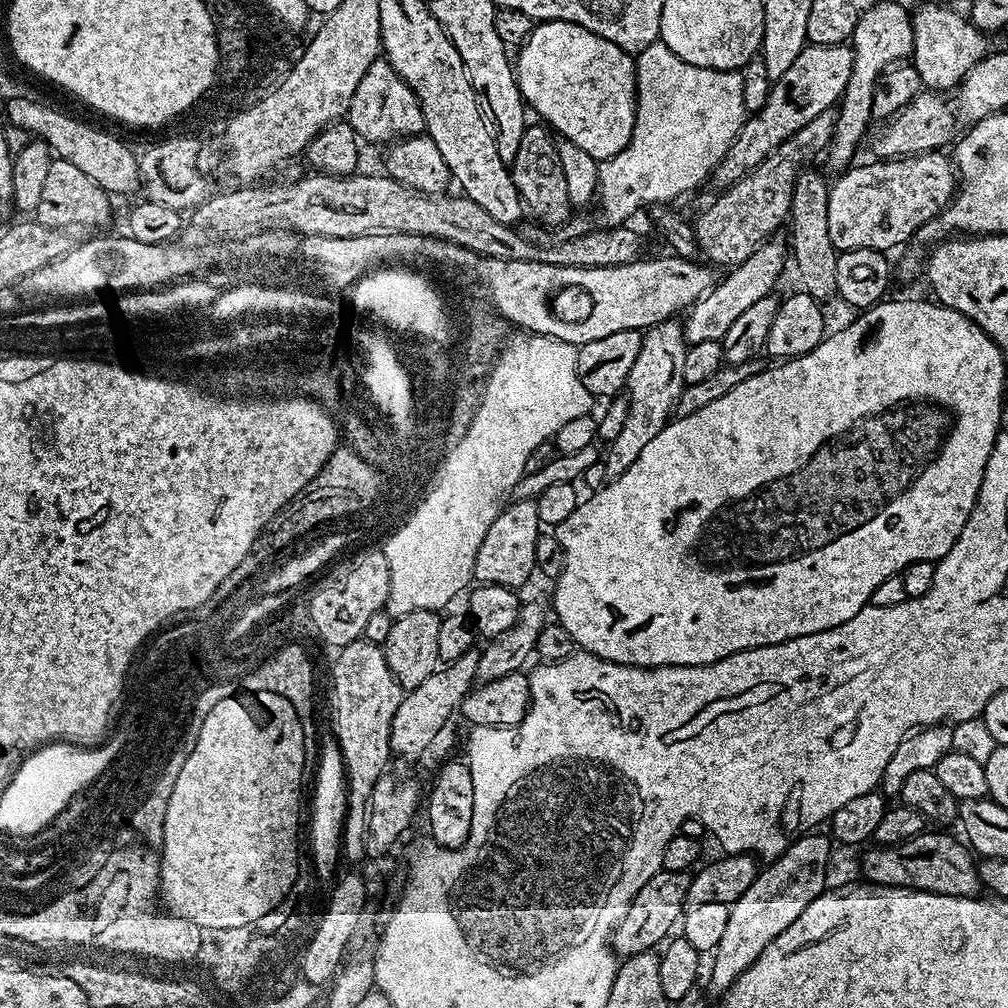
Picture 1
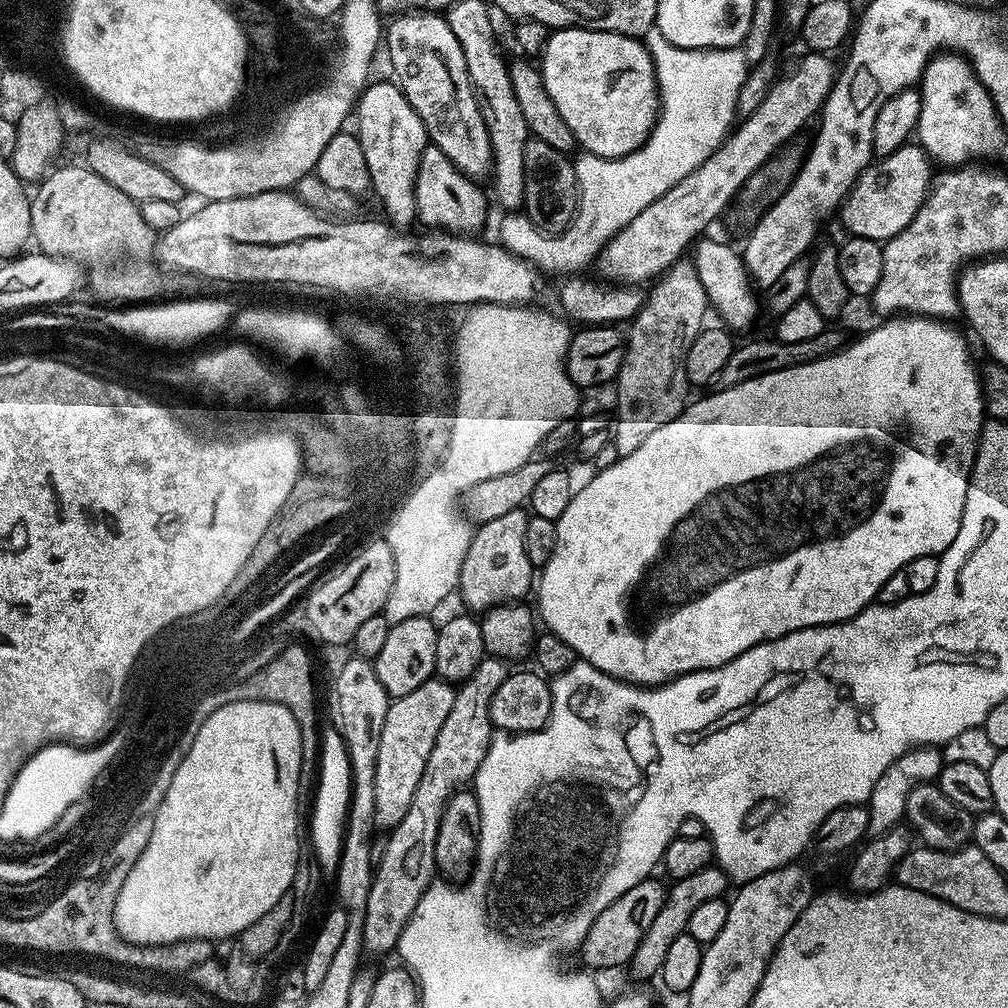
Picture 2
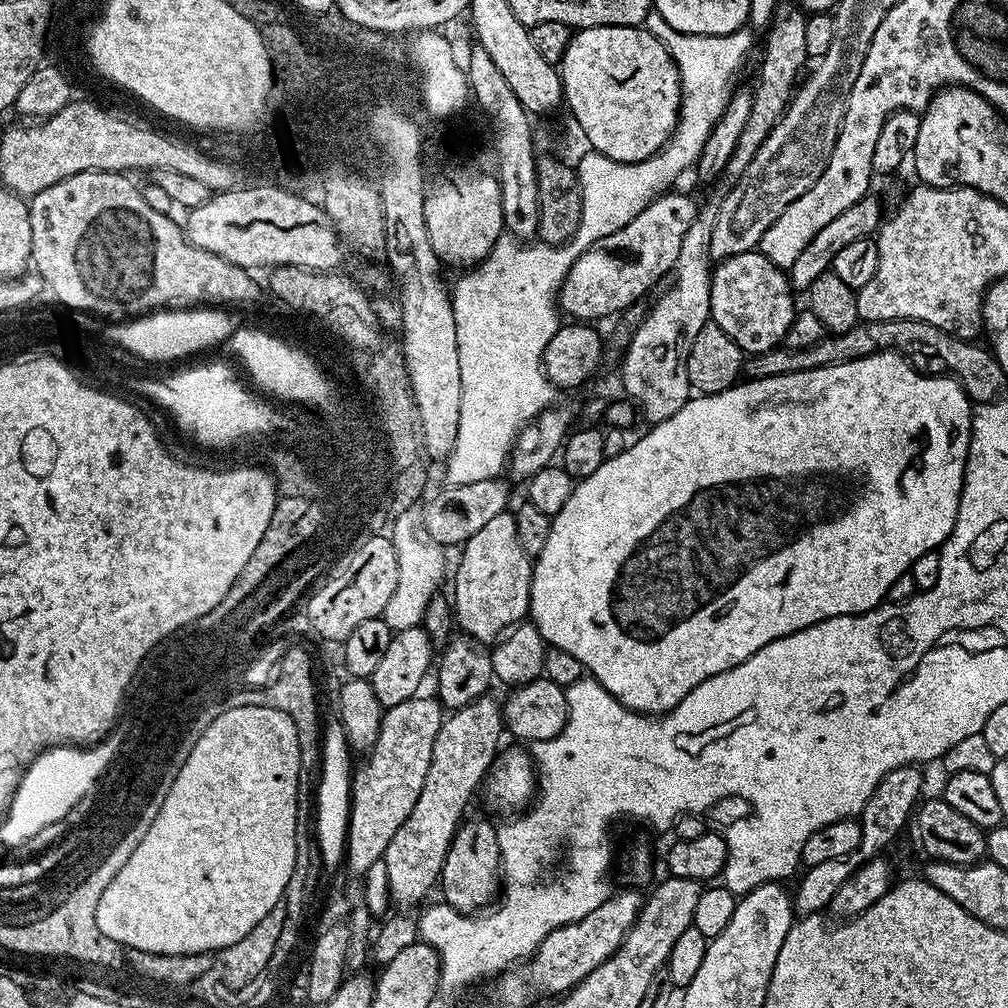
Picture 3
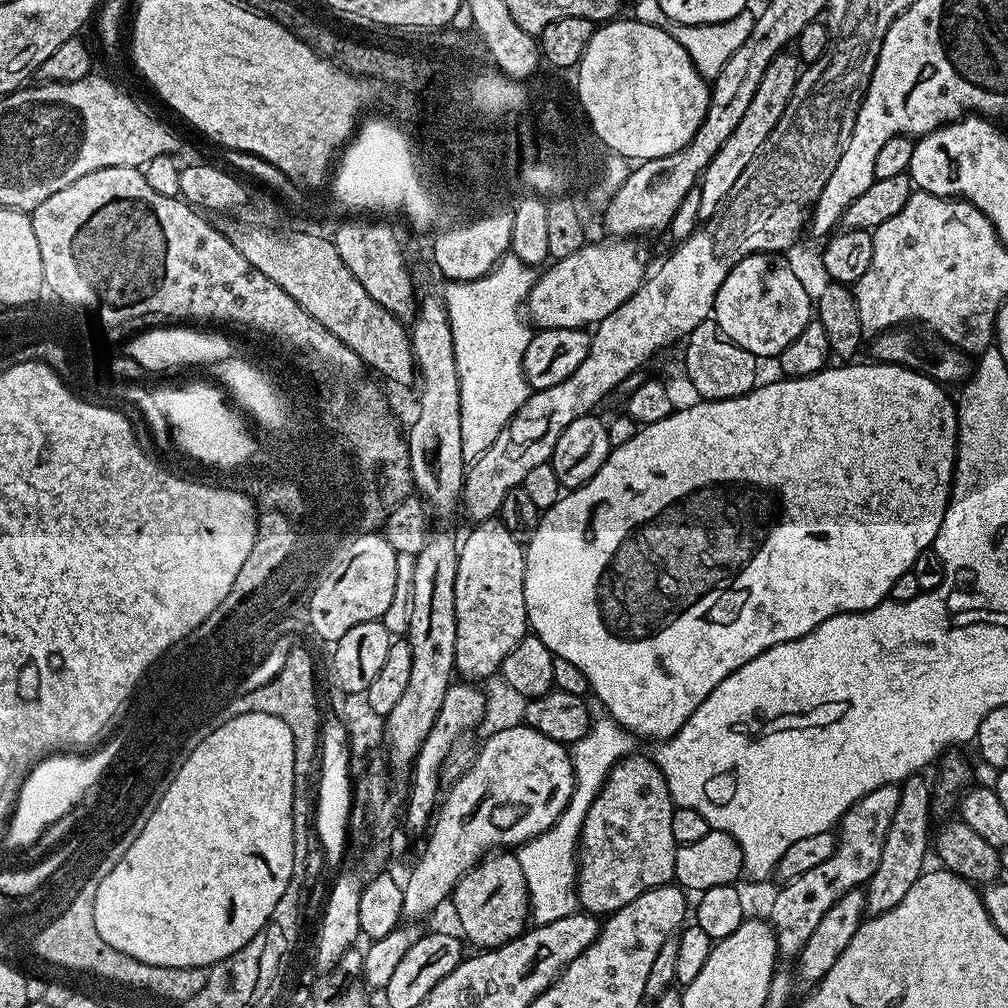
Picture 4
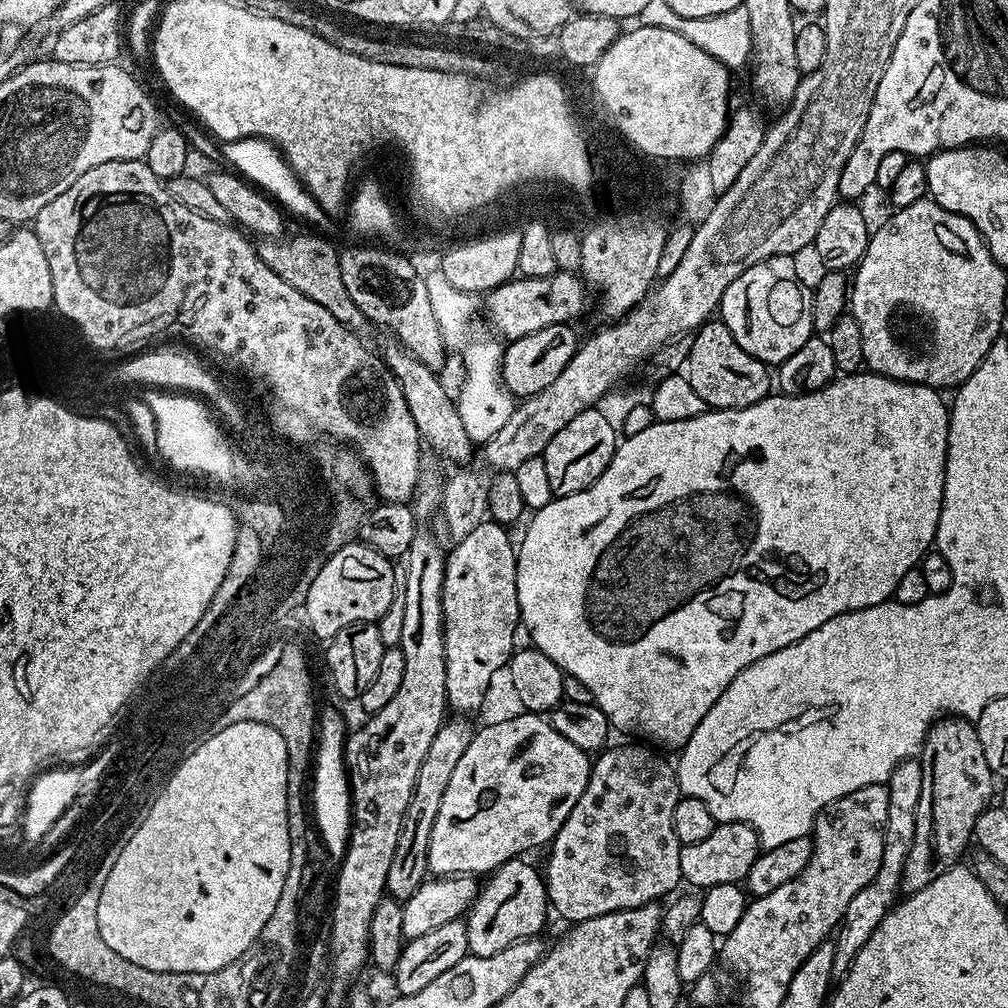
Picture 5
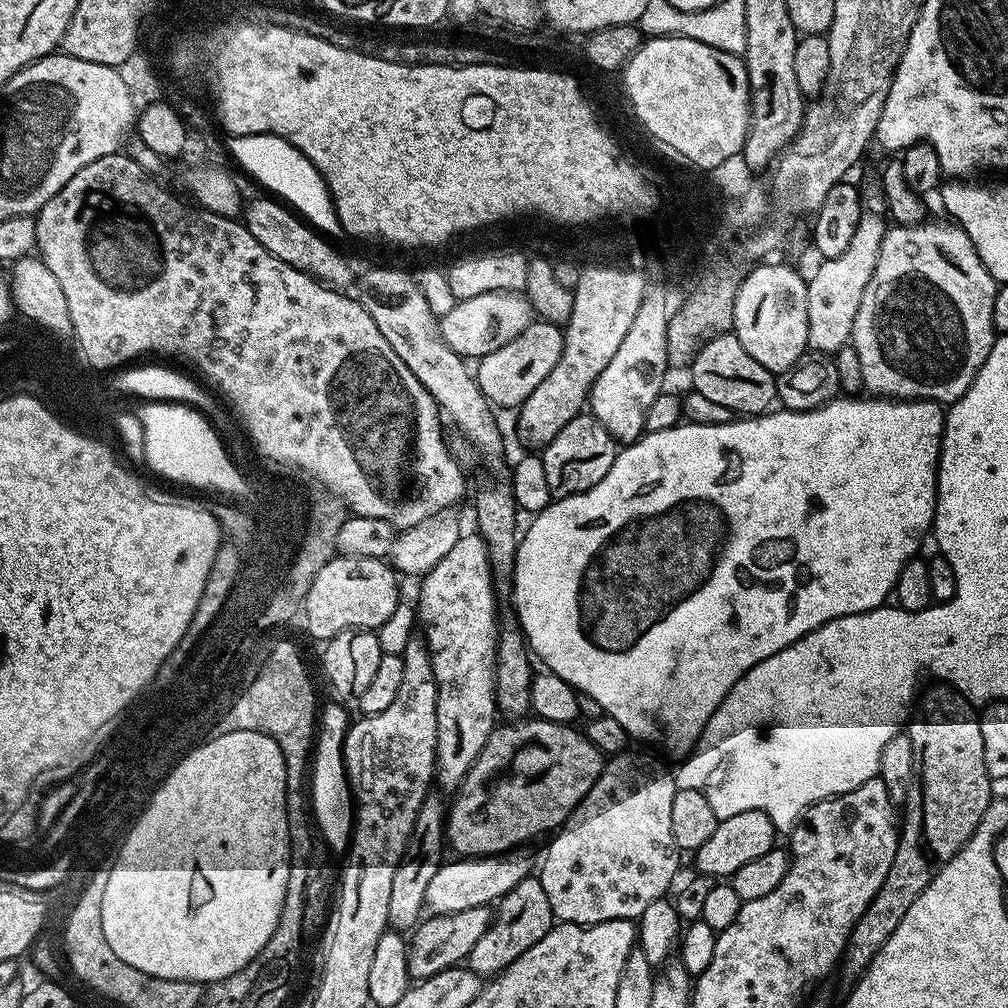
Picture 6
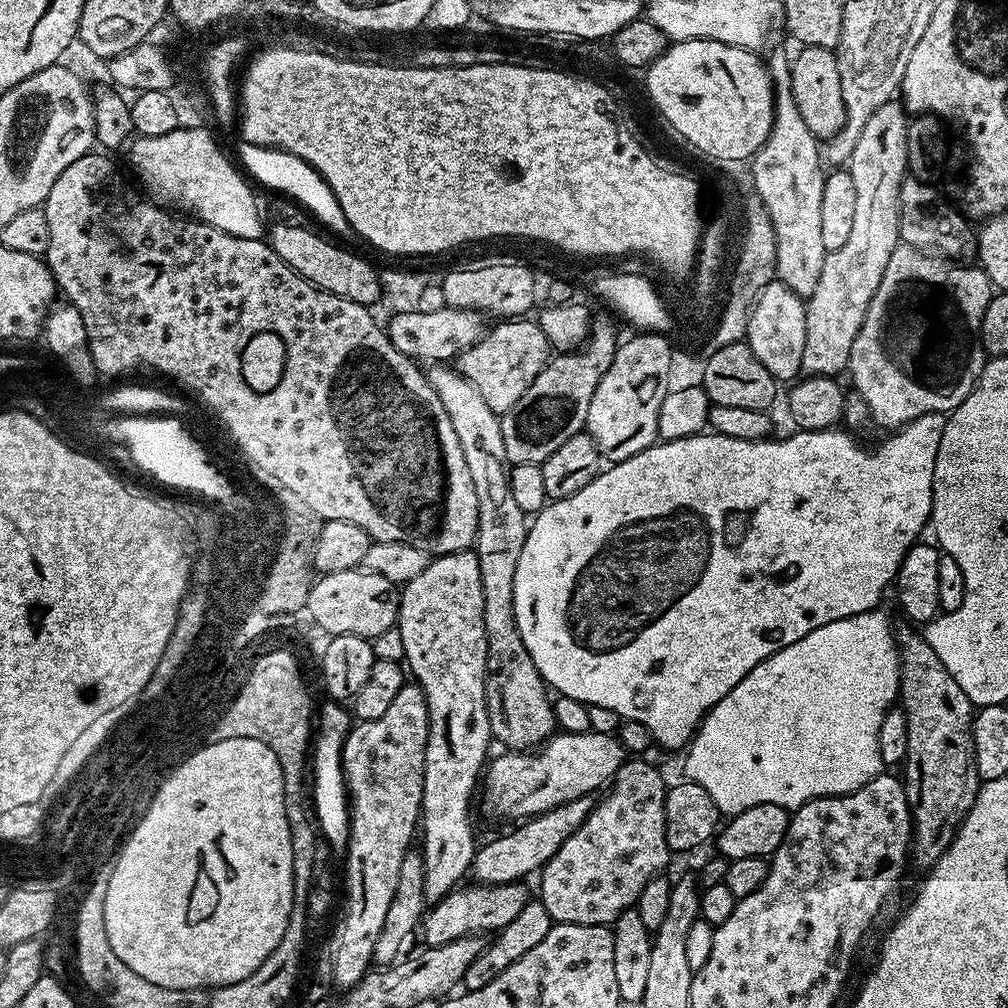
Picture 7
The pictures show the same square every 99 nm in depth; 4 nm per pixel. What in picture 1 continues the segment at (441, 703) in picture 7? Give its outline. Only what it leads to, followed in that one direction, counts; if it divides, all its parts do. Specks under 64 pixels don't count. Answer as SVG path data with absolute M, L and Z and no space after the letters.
M512 500L509 505L509 508L508 505L501 507L490 530L486 530L486 538L478 546L472 575L481 584L501 584L520 590L536 572L534 546L538 546L542 525L535 500Z

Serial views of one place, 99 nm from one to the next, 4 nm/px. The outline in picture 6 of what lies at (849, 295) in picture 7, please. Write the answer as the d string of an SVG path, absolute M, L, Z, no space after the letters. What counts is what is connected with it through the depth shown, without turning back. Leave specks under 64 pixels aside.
M872 210L865 211L846 251L838 254L838 258L823 259L818 274L807 280L808 346L813 353L835 354L852 339L854 314L858 314L858 302L862 302L866 282L870 282L870 274L874 274L874 266L878 264L878 254L886 231L885 217L881 216Z

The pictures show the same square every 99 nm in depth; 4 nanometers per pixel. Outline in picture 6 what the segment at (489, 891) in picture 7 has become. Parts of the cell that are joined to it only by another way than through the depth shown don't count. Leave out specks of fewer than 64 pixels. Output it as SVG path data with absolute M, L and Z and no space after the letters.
M491 907L461 910L454 914L441 916L429 915L421 919L410 936L408 951L408 974L413 981L421 982L429 979L447 968L467 961L470 950L474 950L474 942L486 934L492 925L494 912Z

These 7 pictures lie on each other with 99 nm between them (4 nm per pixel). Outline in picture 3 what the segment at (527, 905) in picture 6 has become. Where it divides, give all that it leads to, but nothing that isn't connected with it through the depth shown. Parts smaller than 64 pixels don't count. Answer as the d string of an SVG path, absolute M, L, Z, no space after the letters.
M468 818L453 835L452 844L445 856L444 868L440 872L438 888L444 891L443 903L449 904L456 912L479 913L497 895L502 873L496 829L497 825L488 820Z

